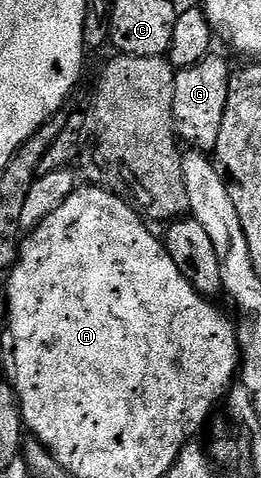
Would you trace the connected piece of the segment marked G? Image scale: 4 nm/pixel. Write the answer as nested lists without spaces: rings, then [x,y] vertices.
[[[210,57],[177,71],[175,81],[175,121],[182,144],[202,153],[212,152],[219,141],[219,125],[223,125],[223,109],[227,109],[227,89],[231,67],[221,59]]]

